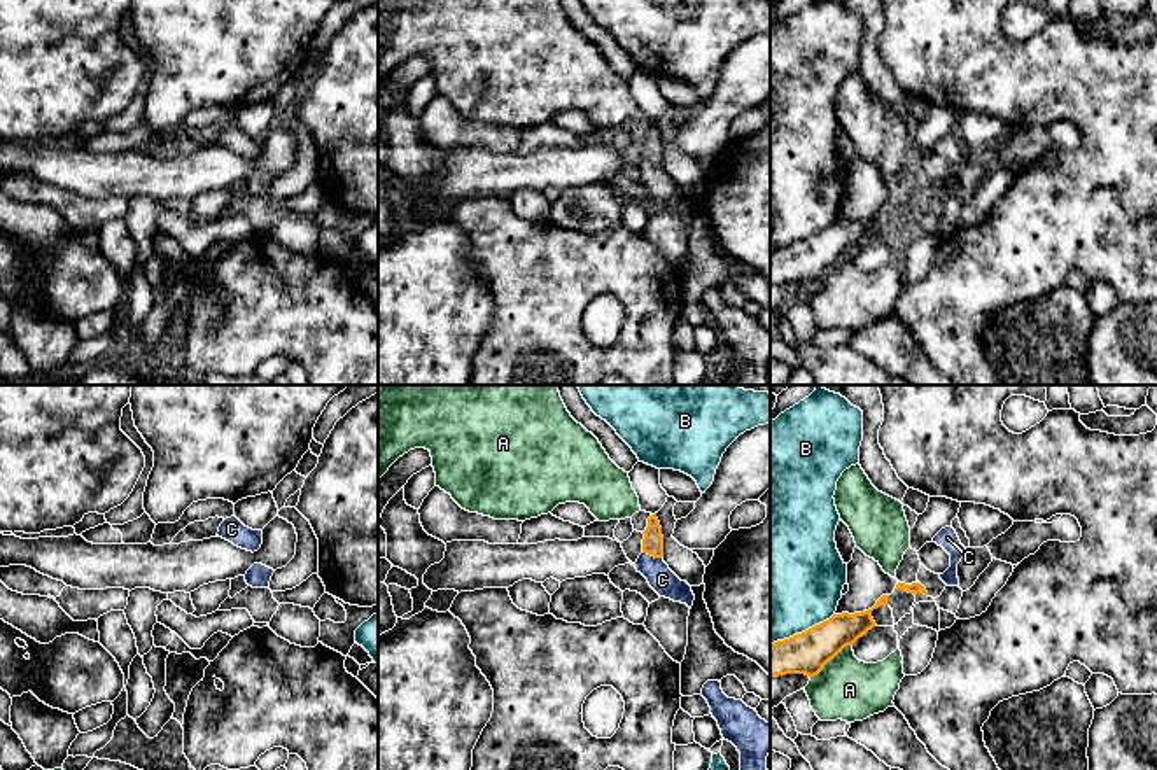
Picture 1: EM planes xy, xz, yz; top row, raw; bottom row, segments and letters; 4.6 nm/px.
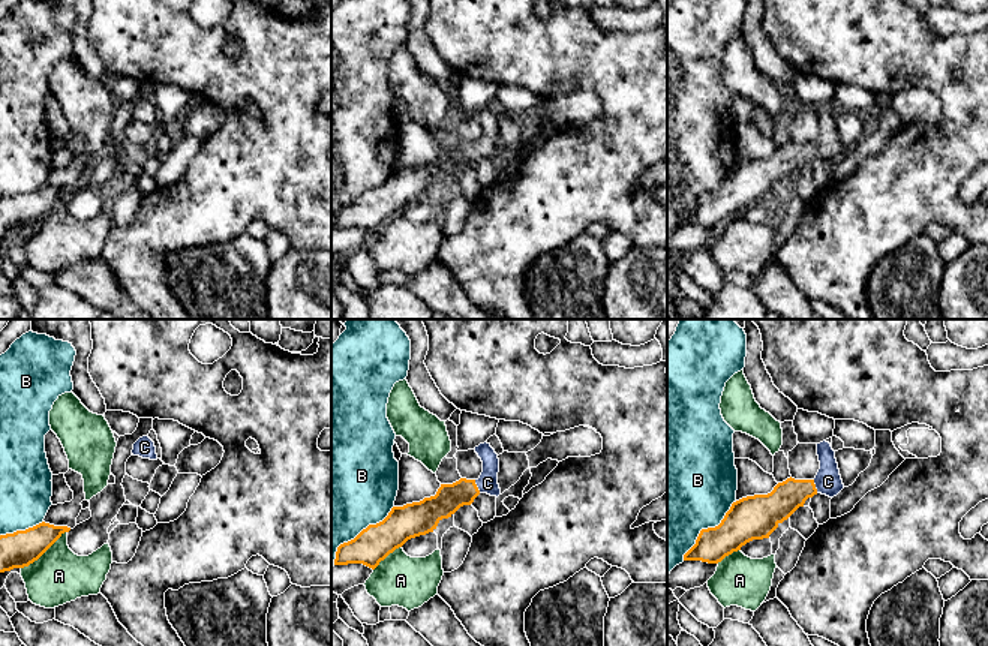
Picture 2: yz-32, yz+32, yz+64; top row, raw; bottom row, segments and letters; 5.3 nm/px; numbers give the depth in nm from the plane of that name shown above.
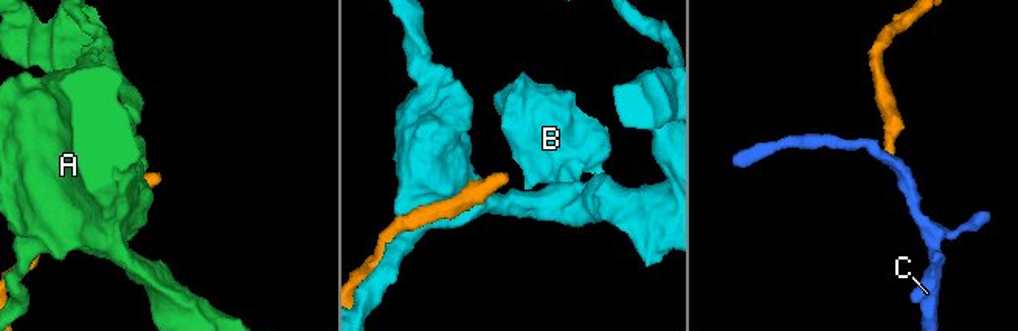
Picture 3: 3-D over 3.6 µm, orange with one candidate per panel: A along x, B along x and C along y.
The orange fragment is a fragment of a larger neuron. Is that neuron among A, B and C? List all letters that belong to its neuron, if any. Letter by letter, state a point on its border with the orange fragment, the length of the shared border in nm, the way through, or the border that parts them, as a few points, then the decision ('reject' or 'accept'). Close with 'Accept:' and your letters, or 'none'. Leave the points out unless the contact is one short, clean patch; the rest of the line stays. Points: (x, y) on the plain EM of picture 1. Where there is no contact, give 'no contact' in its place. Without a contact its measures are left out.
A: meets orange in yz at (830, 266); contact 240 nm long; border along yz (851, 252), (844, 254), (811, 286); reject
B: meets orange in yz at (802, 240); contact 340 nm long; reject
C: meets orange in xz at (652, 163); contact 90 nm long; runs through xz (653, 149), (652, 163), (652, 174), (662, 188); accept
Accept: C

